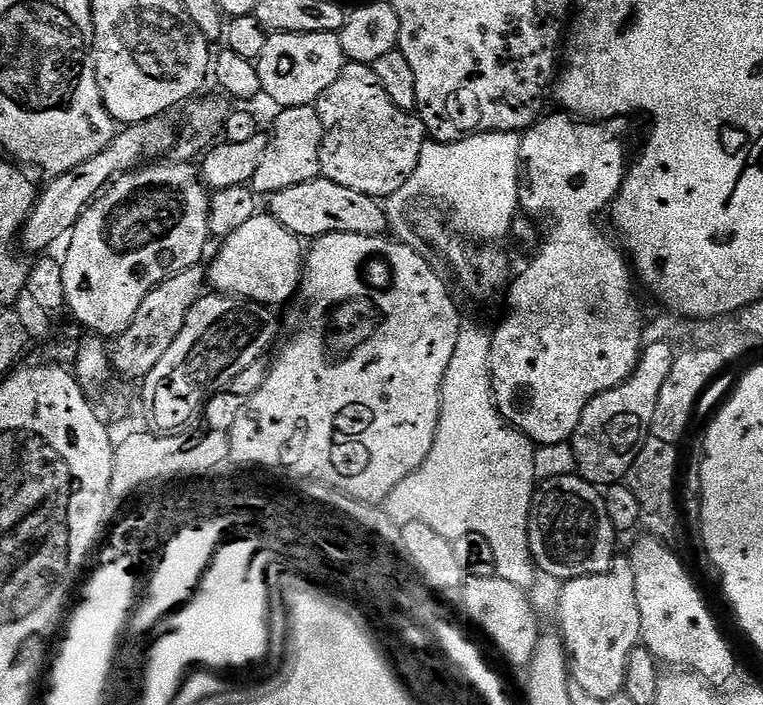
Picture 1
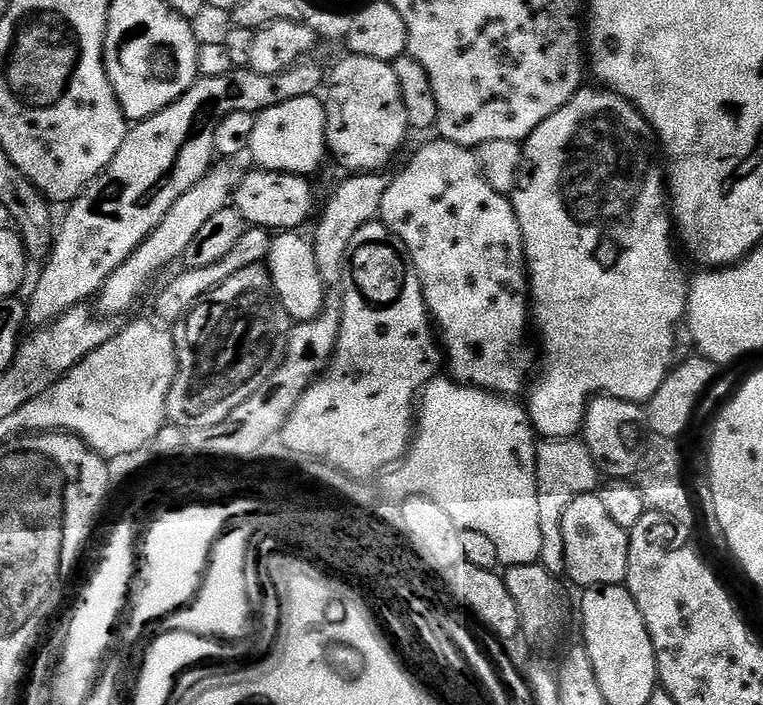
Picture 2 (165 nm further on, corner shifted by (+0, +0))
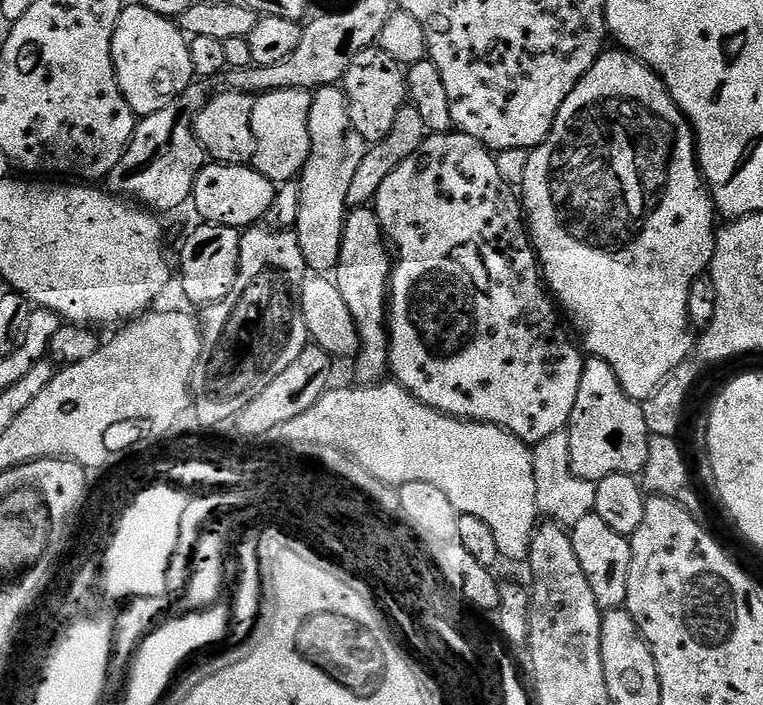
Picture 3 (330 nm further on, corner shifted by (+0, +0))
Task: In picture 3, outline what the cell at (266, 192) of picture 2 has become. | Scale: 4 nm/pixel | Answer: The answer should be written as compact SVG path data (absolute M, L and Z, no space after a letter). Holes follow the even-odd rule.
M208 162L194 178L190 204L196 207L201 221L247 230L265 219L277 189L270 178L248 164Z

